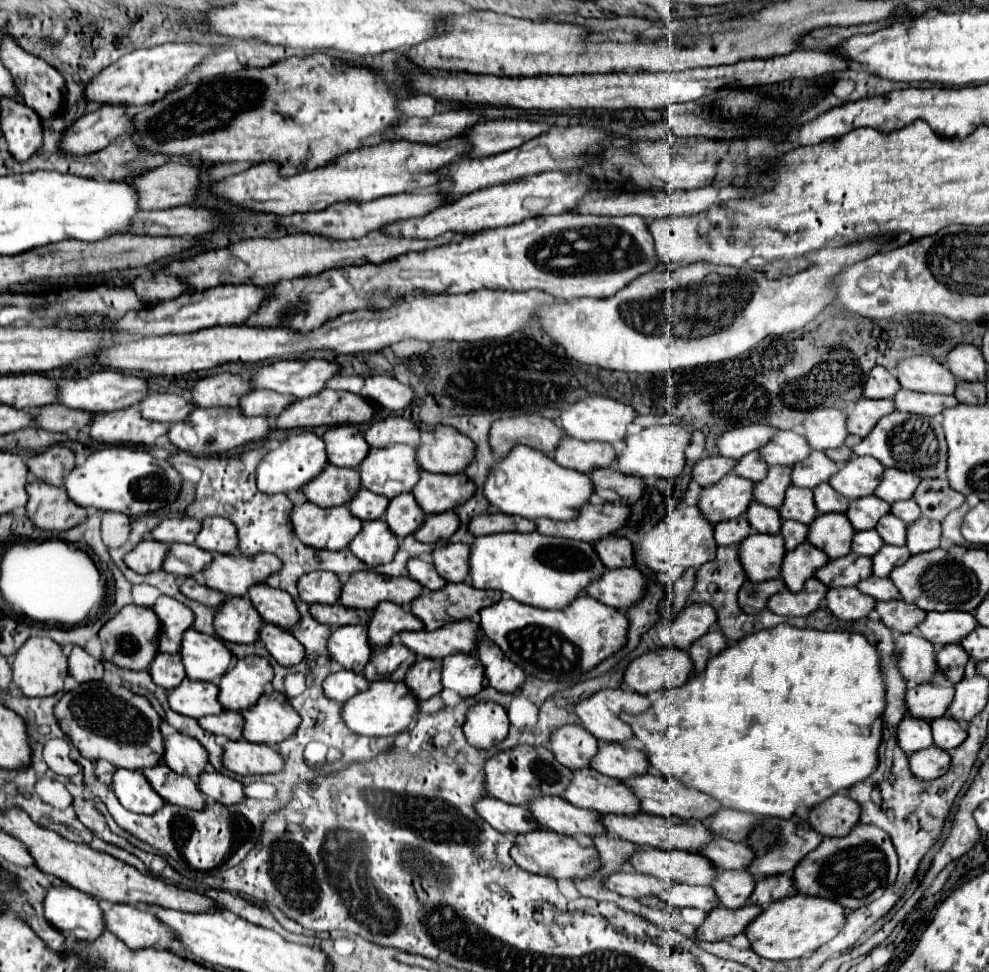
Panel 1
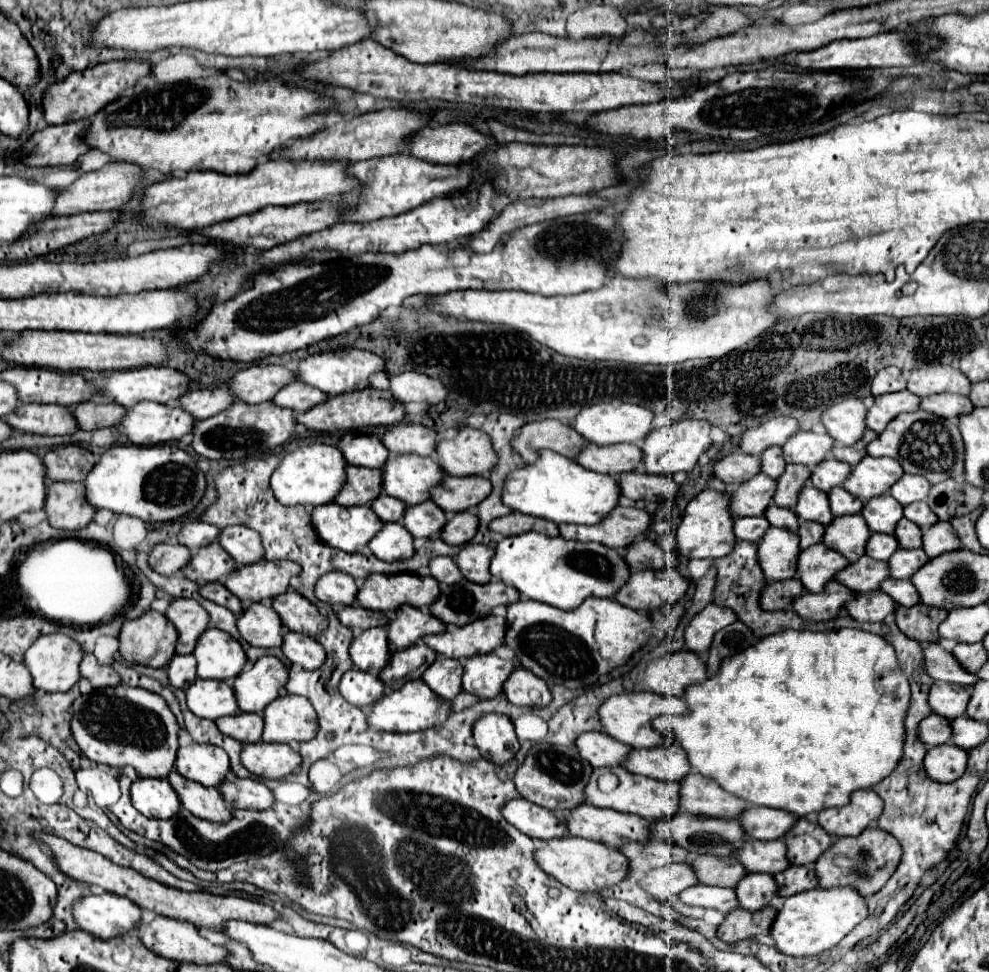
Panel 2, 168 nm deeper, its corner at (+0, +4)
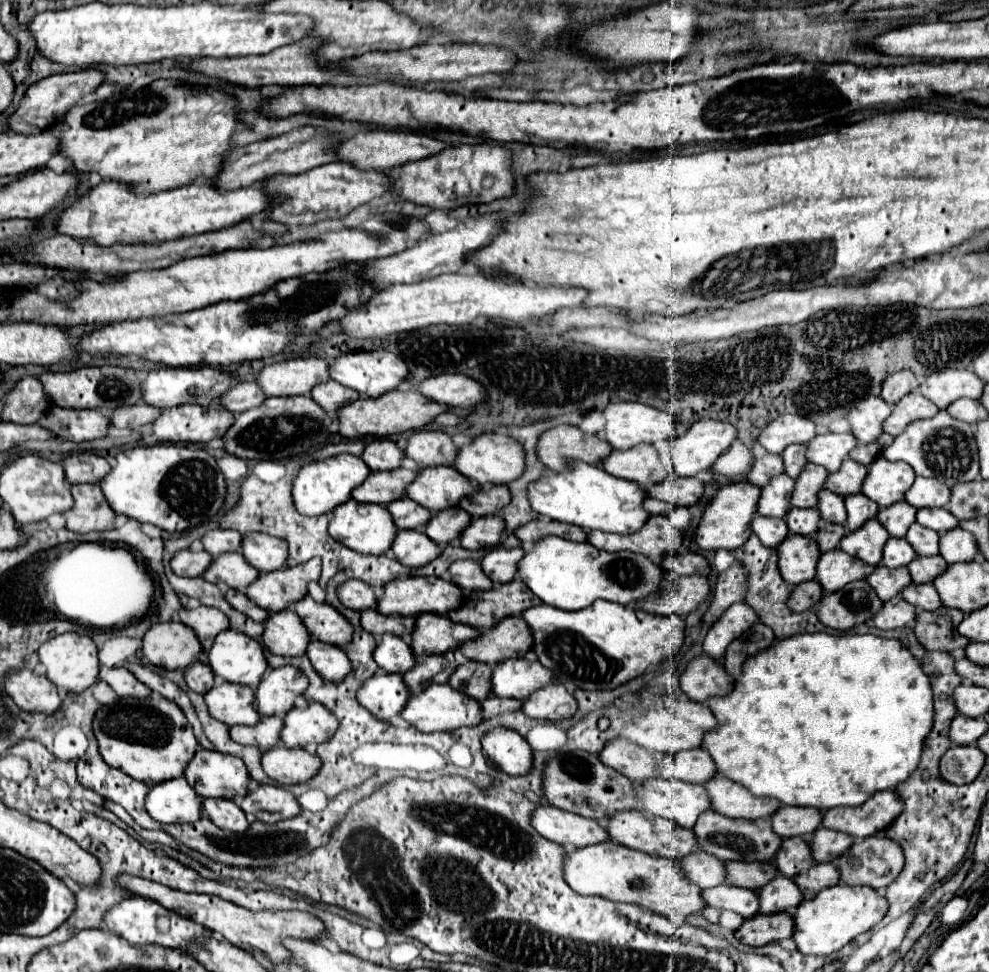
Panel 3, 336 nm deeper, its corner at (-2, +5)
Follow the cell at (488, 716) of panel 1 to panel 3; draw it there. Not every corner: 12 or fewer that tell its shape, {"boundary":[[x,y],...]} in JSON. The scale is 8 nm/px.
{"boundary":[[505,726],[481,738],[483,754],[509,776],[527,774],[531,746]]}

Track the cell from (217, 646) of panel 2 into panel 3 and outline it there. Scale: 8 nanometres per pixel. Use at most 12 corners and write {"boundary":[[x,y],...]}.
{"boundary":[[217,634],[209,666],[227,682],[257,688],[267,660],[257,640]]}

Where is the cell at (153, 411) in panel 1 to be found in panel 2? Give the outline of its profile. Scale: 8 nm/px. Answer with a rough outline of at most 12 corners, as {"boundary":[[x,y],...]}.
{"boundary":[[227,387],[191,391],[177,405],[203,421],[235,401]]}

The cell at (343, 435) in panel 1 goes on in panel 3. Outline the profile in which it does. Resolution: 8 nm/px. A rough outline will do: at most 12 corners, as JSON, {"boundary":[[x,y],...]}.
{"boundary":[[375,438],[361,458],[371,470],[399,468],[403,450]]}

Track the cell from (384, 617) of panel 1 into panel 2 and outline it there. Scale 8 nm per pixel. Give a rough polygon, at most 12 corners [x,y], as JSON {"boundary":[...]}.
{"boundary":[[403,605],[389,623],[389,641],[405,649],[447,625],[429,611]]}

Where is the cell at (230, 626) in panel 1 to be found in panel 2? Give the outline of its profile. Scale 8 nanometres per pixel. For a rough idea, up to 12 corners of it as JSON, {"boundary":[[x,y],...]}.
{"boundary":[[271,603],[237,619],[253,647],[281,647],[283,623]]}

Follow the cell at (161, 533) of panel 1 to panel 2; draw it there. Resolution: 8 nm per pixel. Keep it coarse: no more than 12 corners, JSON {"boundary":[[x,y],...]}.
{"boundary":[[187,523],[179,533],[179,543],[195,553],[217,541],[219,527]]}

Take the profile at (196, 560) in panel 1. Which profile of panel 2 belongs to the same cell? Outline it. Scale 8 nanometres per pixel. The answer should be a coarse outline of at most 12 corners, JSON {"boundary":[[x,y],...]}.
{"boundary":[[219,543],[193,553],[183,575],[195,583],[227,579],[235,559]]}

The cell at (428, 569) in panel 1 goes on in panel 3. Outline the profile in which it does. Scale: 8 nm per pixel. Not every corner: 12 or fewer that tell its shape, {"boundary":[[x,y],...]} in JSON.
{"boundary":[[457,560],[451,580],[465,590],[489,590],[479,562]]}

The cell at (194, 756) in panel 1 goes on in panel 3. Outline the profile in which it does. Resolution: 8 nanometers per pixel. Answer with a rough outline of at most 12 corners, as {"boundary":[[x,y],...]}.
{"boundary":[[197,748],[183,774],[201,798],[239,800],[241,758]]}

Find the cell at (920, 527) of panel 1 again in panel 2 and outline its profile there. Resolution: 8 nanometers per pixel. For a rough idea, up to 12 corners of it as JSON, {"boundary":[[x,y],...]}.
{"boundary":[[949,521],[923,531],[923,551],[931,559],[961,549]]}

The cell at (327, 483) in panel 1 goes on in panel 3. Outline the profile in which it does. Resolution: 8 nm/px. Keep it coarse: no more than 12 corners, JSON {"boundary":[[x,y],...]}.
{"boundary":[[415,470],[369,472],[351,492],[357,502],[389,504],[405,496]]}

